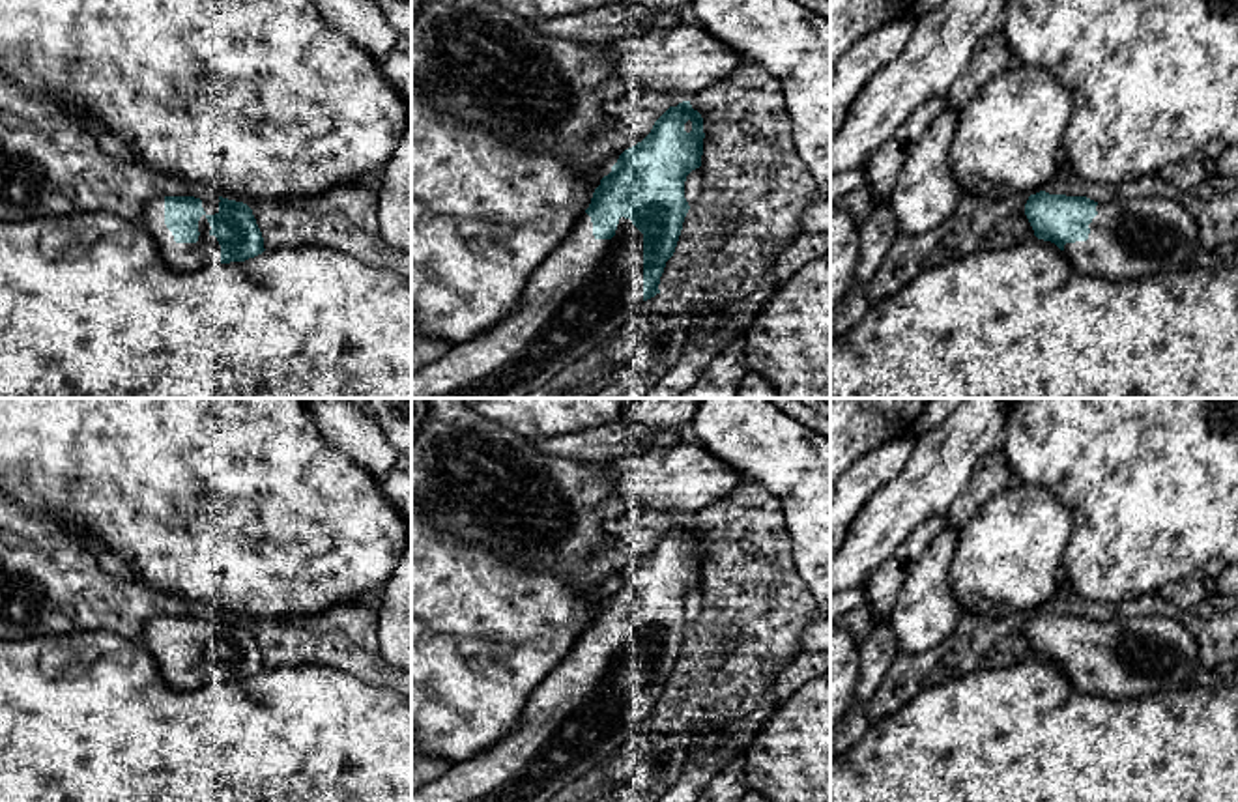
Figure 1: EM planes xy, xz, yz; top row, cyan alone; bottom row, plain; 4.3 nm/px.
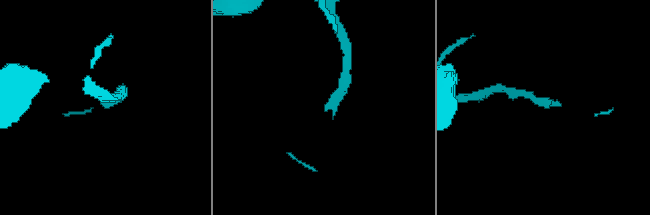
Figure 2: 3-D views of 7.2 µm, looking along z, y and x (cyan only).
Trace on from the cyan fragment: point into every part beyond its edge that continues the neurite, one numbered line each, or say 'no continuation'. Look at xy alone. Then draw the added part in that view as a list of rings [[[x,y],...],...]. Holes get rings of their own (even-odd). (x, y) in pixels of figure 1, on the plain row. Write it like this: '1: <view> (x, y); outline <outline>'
1: xy (180, 675); outline [[[155,615],[144,626],[140,643],[153,656],[161,679],[172,690],[196,690],[211,682],[221,682],[221,664],[215,654],[209,652],[211,645],[208,634],[219,632],[219,615],[202,619],[204,634],[198,639],[196,662],[176,662],[172,651],[165,643],[165,615]]]

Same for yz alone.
1: yz (1130, 658); outline [[[1163,615],[1115,617],[1096,630],[1088,658],[1064,664],[1079,692],[1130,701],[1197,684],[1199,645],[1180,623]]]

